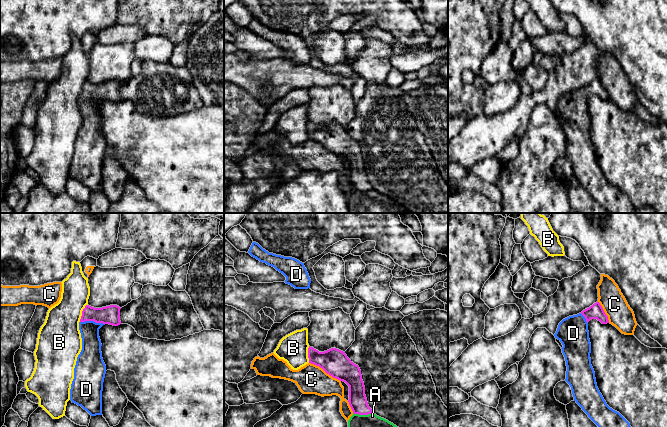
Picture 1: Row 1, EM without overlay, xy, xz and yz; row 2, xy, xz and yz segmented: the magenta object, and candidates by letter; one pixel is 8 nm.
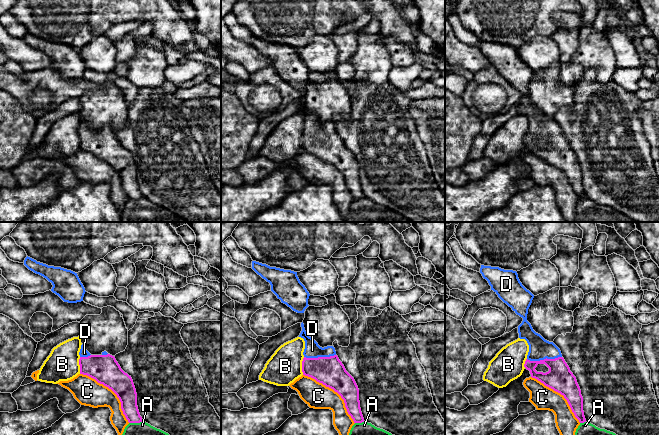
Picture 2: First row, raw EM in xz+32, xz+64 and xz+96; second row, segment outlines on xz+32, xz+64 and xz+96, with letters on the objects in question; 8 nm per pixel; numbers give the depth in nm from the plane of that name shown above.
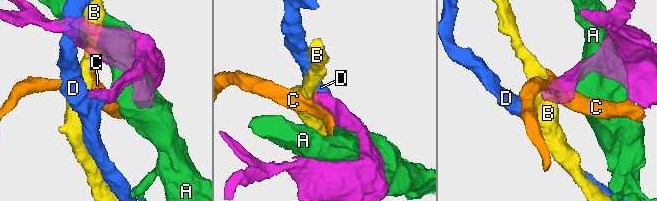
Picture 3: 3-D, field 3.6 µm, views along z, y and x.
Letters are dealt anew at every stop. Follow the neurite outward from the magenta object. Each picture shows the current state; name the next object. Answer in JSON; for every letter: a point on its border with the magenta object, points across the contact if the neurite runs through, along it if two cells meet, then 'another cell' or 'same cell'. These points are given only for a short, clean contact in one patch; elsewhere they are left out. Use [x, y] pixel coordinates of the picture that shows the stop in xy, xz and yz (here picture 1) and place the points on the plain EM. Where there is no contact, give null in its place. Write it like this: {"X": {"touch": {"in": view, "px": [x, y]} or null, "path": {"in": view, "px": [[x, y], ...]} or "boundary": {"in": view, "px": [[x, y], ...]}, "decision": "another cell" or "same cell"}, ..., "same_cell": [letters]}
{"A": {"touch": {"in": "xz", "px": [363, 190]}, "decision": "another cell"}, "B": {"touch": {"in": "xy", "px": [82, 89]}, "boundary": {"in": "xy", "px": [[87, 80], [82, 87], [79, 97]]}, "decision": "another cell"}, "C": {"touch": {"in": "xz", "px": [325, 147]}, "decision": "another cell"}, "D": {"touch": {"in": "xy", "px": [92, 96]}, "path": {"in": "xy", "px": [[110, 91], [99, 92], [92, 96], [91, 120]]}, "decision": "same cell"}, "same_cell": ["D"]}

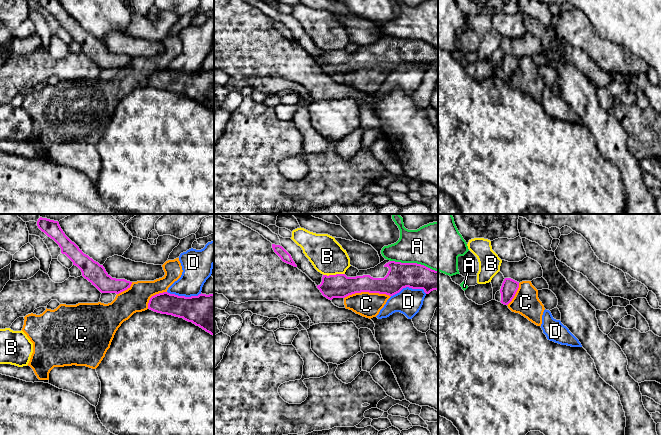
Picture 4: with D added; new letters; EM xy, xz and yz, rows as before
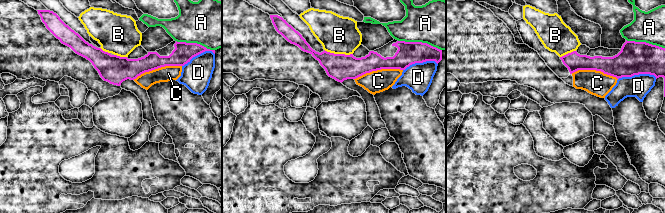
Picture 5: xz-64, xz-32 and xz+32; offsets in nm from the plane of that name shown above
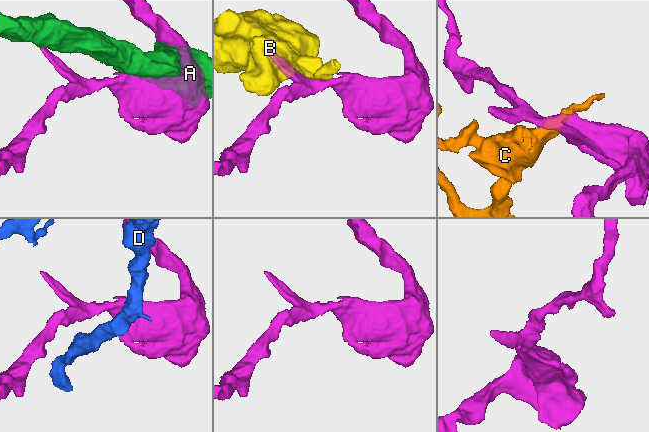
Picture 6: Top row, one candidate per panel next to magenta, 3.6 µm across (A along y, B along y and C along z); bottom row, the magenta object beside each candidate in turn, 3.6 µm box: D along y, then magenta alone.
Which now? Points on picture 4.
{"A": {"touch": {"in": "xz", "px": [414, 39]}, "decision": "another cell"}, "B": {"touch": {"in": "xz", "px": [333, 51]}, "boundary": {"in": "xz", "px": [[344, 49], [323, 51]]}, "decision": "another cell"}, "C": {"touch": {"in": "xz", "px": [367, 67]}, "decision": "another cell"}, "D": {"touch": {"in": "xz", "px": [408, 62]}, "decision": "another cell"}, "same_cell": []}

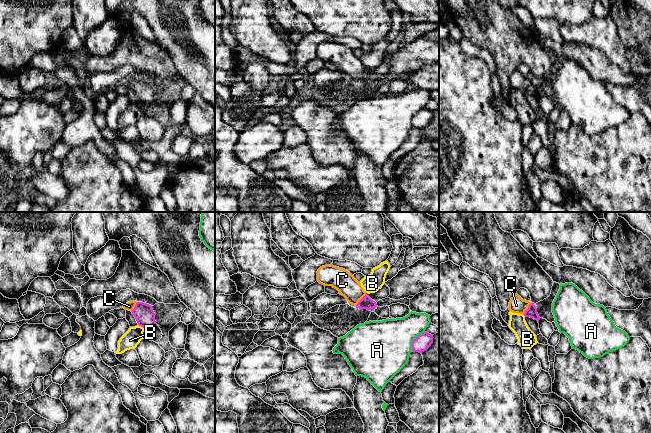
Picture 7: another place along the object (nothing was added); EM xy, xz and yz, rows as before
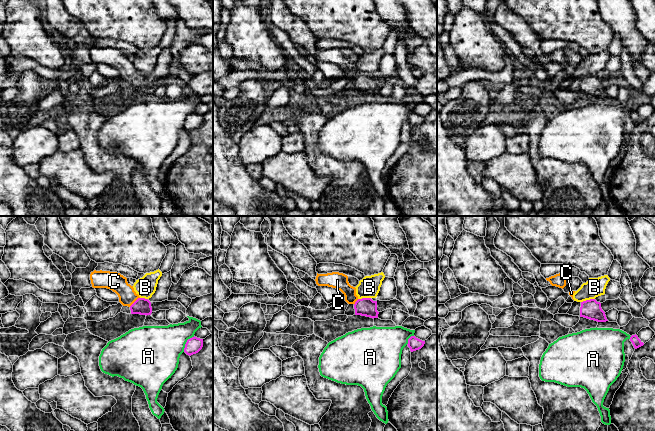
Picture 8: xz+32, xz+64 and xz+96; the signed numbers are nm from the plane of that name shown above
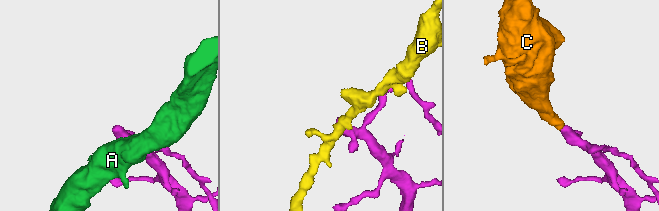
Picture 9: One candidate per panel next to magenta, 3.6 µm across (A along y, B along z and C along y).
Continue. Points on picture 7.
{"A": {"touch": {"in": "xz", "px": [413, 116]}, "decision": "another cell"}, "B": {"touch": {"in": "xy", "px": [141, 102]}, "boundary": {"in": "xy", "px": [[138, 100], [144, 105]]}, "decision": "another cell"}, "C": {"touch": {"in": "yz", "px": [528, 84]}, "path": {"in": "yz", "px": [[531, 88], [528, 84], [516, 81]]}, "decision": "same cell"}, "same_cell": ["C"]}

